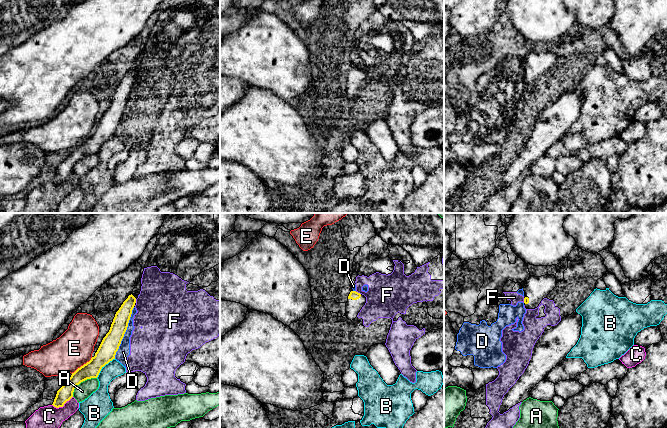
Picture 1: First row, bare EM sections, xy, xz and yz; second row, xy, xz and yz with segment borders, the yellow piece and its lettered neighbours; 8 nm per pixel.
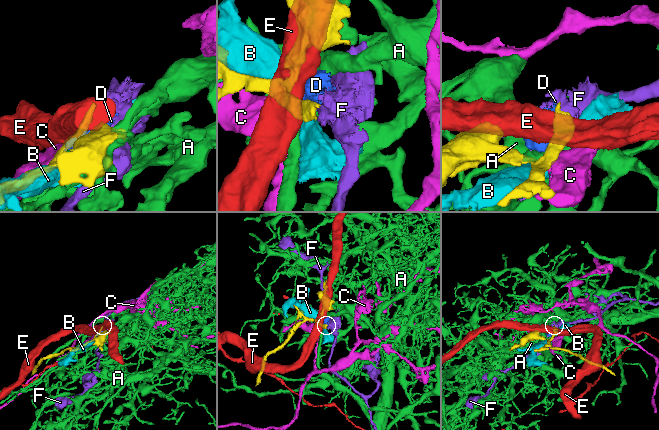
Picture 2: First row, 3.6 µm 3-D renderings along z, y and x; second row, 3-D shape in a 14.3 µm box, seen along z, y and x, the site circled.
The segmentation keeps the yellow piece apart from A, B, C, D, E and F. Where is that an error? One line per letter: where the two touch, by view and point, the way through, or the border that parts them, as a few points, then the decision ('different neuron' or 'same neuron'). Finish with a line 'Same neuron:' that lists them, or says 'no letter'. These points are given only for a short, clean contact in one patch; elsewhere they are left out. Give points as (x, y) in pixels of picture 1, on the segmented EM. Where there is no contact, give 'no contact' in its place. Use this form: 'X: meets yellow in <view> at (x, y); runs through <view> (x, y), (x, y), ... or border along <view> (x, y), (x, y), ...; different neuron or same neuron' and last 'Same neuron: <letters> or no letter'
A: meets yellow in xy at (81, 381); different neuron
B: meets yellow in xy at (103, 366); different neuron
C: meets yellow in xy at (62, 406); different neuron
D: meets yellow in xy at (124, 333); different neuron
E: meets yellow in xy at (81, 366); border along xy (92, 357), (71, 373); different neuron
F: meets yellow in xz at (357, 292); border along xz (355, 291), (360, 294); different neuron
Same neuron: no letter

